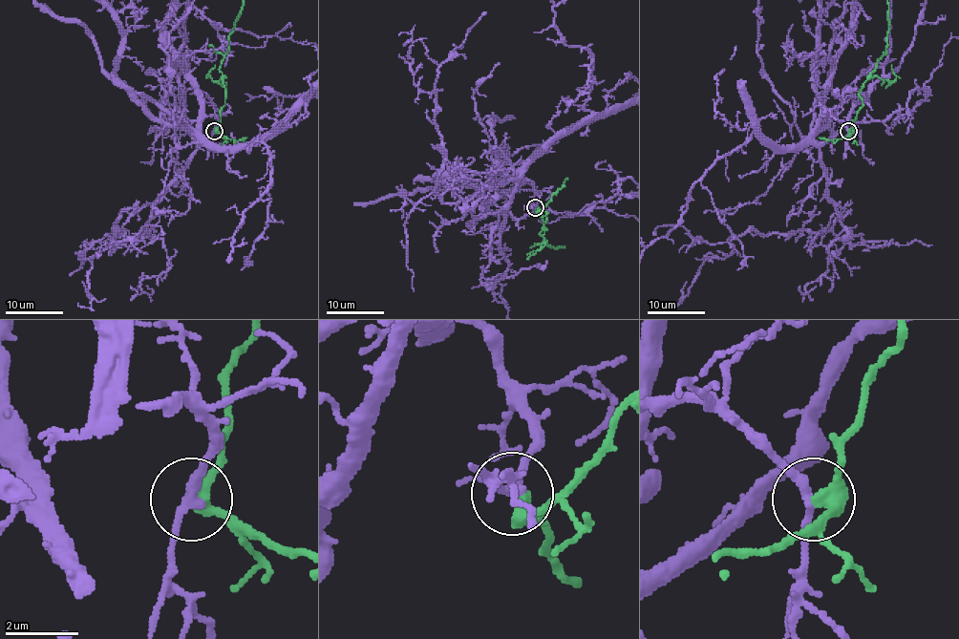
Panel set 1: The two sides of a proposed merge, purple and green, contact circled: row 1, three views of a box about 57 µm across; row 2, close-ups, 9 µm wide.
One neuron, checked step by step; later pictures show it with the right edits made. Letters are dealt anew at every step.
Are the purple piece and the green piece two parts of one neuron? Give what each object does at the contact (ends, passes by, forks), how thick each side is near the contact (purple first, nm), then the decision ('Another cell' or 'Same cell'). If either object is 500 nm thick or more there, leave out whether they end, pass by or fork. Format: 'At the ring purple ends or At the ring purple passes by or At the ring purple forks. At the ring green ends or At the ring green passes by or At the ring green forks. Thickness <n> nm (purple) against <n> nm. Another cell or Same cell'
At the ring purple passes by. At the ring green passes by. Thickness 280 nm (purple) against 360 nm. Same cell

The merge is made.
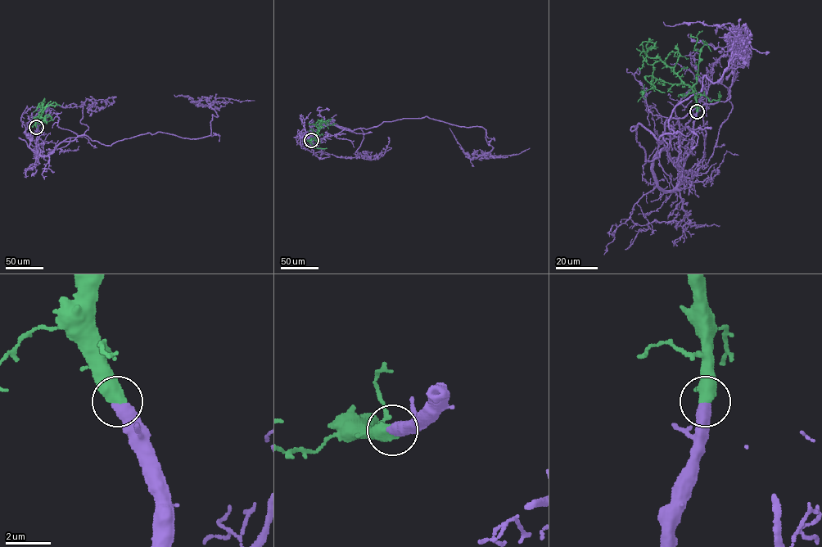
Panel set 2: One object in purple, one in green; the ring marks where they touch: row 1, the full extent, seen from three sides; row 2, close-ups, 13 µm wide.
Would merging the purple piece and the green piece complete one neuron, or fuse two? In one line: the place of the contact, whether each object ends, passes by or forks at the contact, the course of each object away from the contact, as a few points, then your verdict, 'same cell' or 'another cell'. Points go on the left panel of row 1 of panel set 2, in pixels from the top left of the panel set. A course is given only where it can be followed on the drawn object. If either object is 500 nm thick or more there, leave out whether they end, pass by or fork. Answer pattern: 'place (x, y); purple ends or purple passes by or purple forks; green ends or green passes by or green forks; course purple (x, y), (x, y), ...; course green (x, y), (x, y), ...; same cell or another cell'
place (36, 127); course purple (36, 128), (44, 155), (79, 135), (110, 146), (148, 133), (210, 135), (214, 110), (174, 95); course green (36, 128), (35, 122), (45, 106), (53, 101), (60, 105); same cell

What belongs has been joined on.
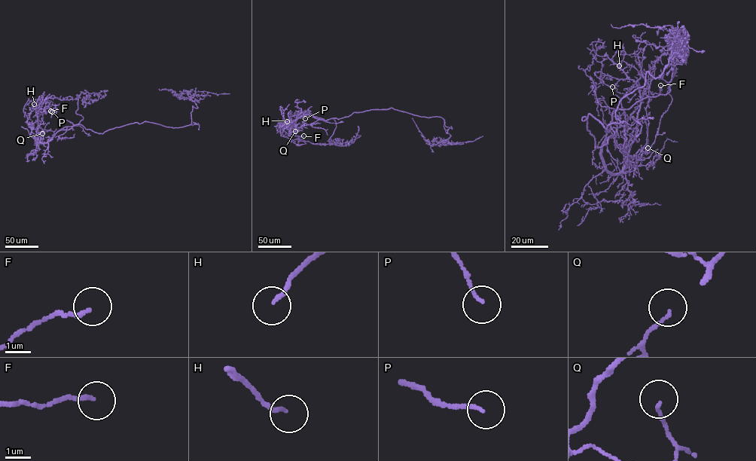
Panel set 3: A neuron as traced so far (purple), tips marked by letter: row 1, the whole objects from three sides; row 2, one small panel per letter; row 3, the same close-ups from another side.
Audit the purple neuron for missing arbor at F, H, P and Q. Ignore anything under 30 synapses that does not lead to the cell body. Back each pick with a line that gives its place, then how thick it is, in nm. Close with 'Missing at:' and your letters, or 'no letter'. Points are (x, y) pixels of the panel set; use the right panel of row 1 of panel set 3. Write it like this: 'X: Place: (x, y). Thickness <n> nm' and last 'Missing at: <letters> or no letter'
Missing at: no letter

